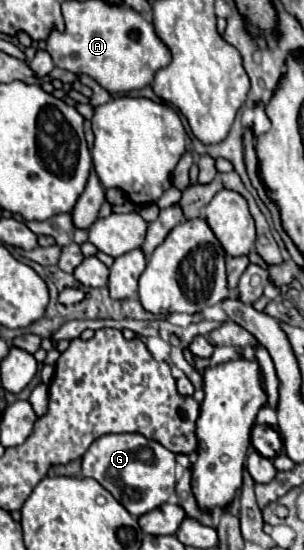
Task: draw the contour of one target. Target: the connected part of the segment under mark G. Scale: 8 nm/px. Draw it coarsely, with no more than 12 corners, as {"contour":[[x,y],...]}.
{"contour":[[138,433],[102,435],[82,457],[136,517],[168,501],[176,457]]}

